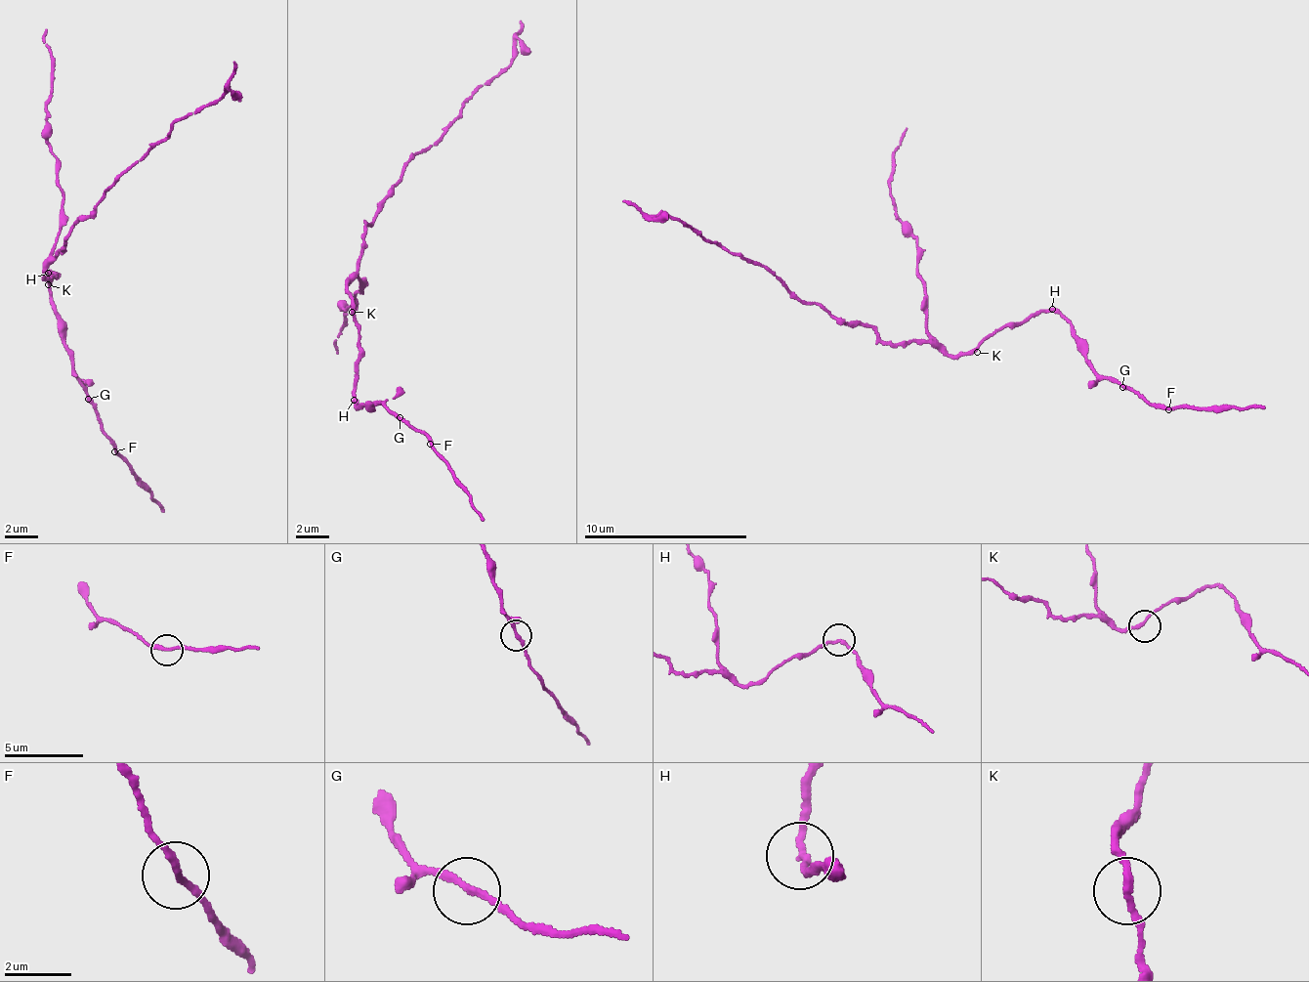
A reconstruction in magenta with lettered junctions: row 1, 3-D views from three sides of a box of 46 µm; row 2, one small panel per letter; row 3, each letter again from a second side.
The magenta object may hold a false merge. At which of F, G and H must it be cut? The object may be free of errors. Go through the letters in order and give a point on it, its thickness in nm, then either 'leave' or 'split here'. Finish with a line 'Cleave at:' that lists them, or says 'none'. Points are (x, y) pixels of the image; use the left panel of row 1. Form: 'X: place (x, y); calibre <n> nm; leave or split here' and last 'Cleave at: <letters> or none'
F: place (114, 451); calibre 190 nm; leave
G: place (88, 399); calibre 200 nm; leave
H: place (48, 273); calibre 190 nm; leave
Cleave at: none

